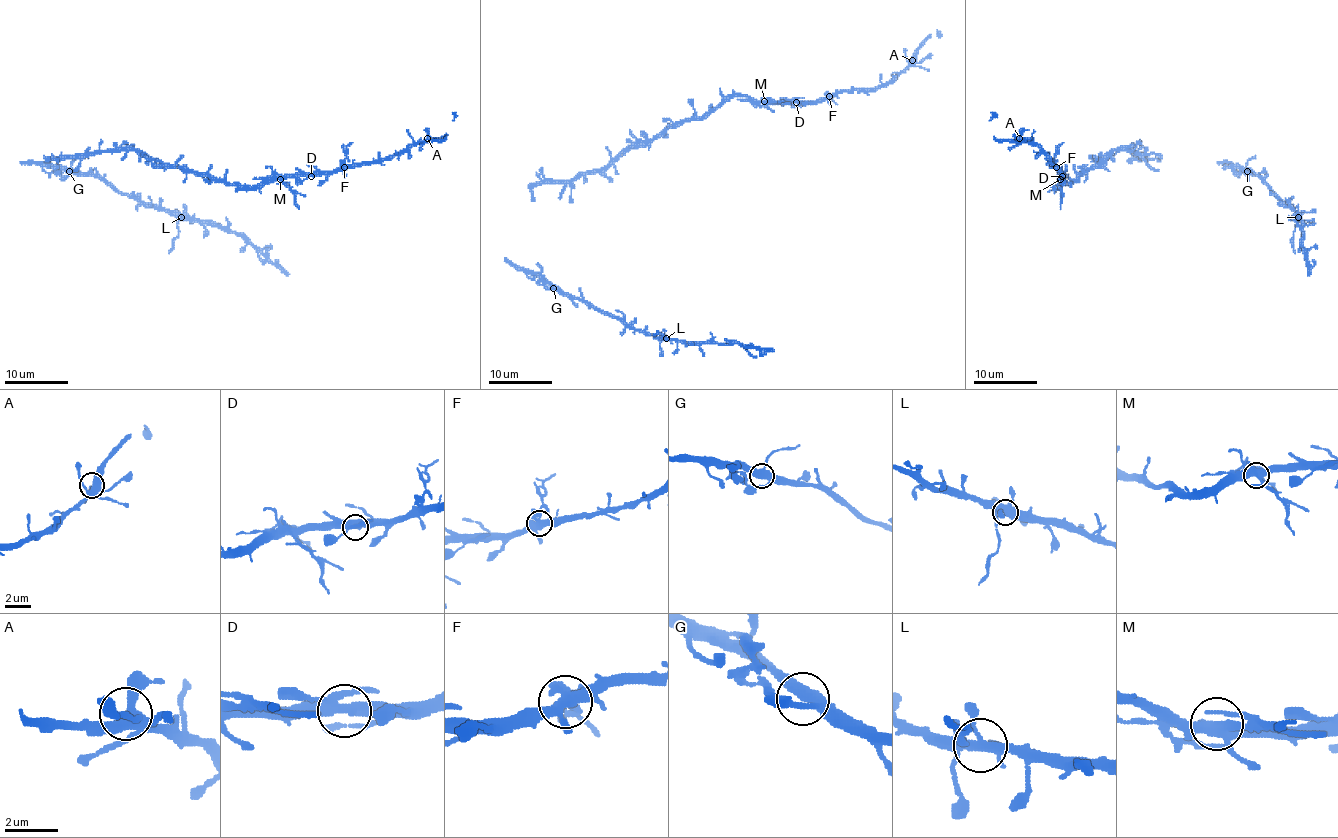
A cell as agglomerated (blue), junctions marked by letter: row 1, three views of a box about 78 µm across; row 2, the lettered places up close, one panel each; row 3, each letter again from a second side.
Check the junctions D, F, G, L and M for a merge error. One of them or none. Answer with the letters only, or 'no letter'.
no letter

